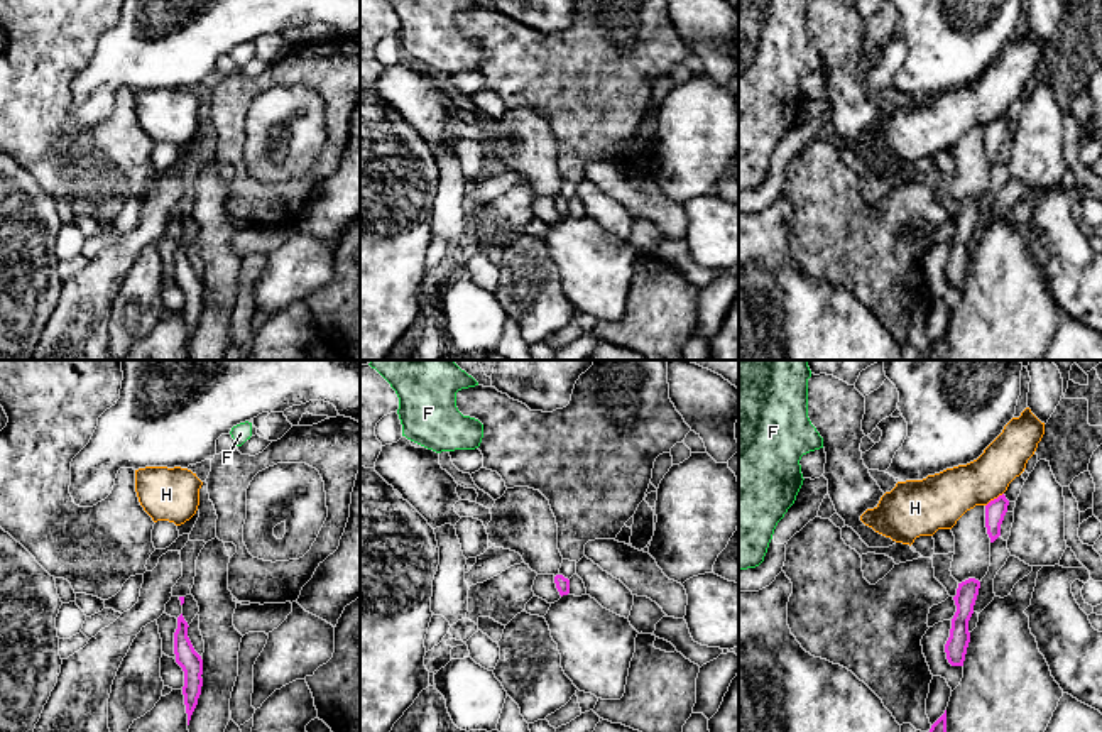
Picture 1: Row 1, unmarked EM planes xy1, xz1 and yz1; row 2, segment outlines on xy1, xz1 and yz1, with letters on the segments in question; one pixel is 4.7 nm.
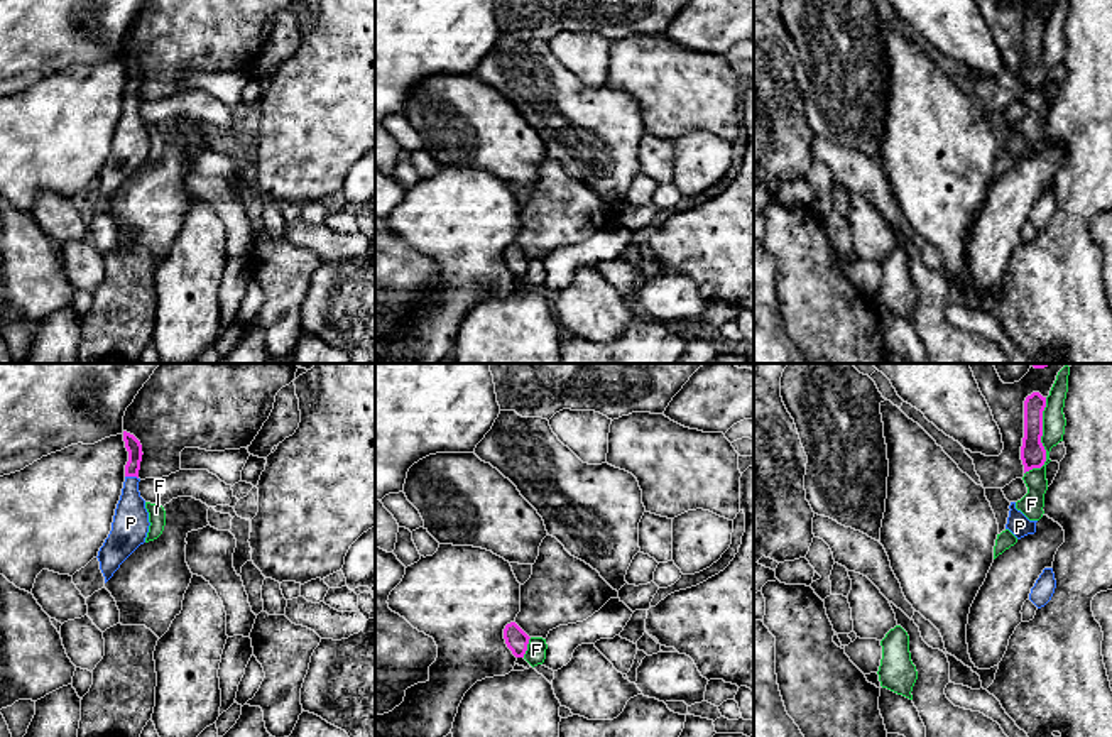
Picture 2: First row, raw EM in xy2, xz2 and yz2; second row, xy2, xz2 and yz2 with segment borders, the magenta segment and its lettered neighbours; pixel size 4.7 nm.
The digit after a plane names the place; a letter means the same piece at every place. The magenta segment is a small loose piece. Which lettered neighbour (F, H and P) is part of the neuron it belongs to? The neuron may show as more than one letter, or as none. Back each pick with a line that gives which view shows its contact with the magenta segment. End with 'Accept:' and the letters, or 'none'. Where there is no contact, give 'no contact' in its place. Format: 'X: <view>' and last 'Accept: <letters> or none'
P: xy2
Accept: P

